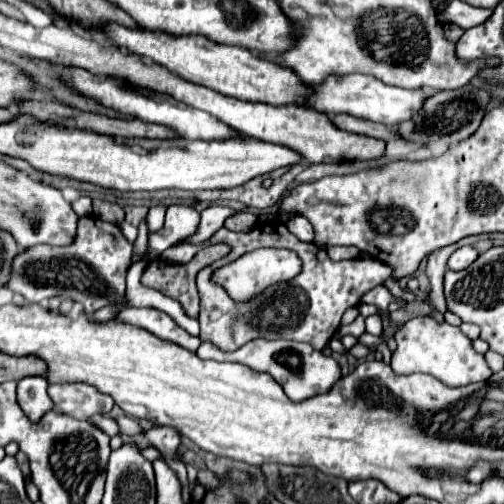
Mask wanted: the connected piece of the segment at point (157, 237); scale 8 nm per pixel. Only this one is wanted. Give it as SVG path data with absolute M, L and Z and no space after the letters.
M170 205L167 207L164 227L156 233L148 235L148 247L156 253L172 247L180 239L192 235L198 225L198 211L186 205Z

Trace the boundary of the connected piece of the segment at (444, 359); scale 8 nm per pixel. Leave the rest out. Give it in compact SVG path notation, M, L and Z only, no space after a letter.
M430 315L410 319L400 333L396 333L396 351L392 353L392 369L398 375L426 373L436 377L448 387L460 387L476 381L486 381L492 371L488 369L484 355L478 355L472 349L472 341L464 337L460 327L448 323L436 323Z

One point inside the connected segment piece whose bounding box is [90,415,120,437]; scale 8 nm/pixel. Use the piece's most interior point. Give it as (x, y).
(107, 424)

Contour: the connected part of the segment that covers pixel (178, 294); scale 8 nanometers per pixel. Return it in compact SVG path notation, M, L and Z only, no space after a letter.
M224 244L210 245L198 251L198 255L188 263L168 263L164 259L152 259L142 275L142 285L164 293L180 301L190 317L198 317L198 289L196 289L196 273L227 255L230 248Z

